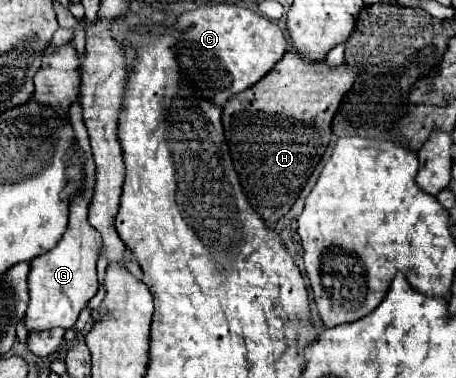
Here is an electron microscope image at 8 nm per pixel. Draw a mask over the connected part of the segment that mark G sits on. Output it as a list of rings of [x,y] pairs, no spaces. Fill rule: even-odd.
[[[82,194],[70,200],[70,224],[60,242],[48,252],[36,256],[30,262],[28,290],[30,304],[24,316],[24,324],[28,332],[34,330],[50,330],[50,328],[74,328],[80,310],[88,304],[88,300],[98,292],[96,278],[96,260],[98,260],[100,234],[88,224],[88,202]]]

